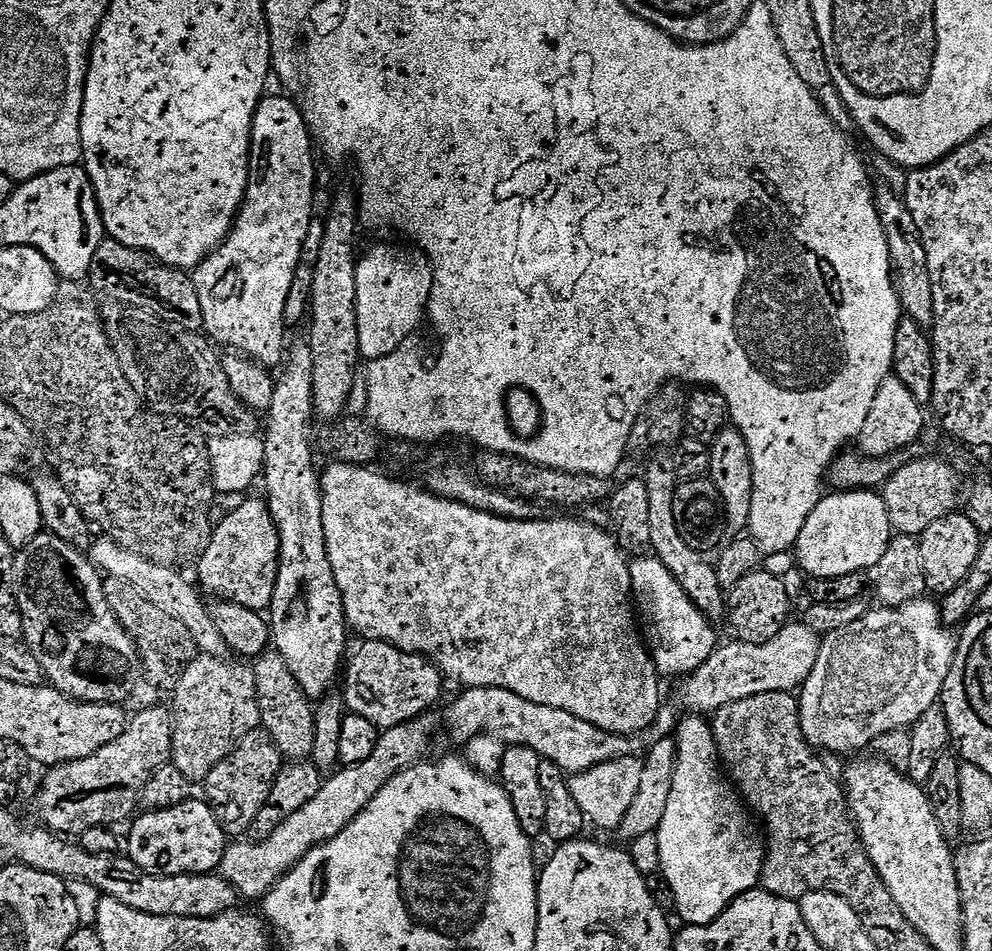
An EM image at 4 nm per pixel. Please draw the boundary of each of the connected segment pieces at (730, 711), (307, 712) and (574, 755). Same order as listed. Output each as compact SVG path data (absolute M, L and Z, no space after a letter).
M793 693L754 694L750 698L730 702L714 713L711 726L725 773L749 809L757 817L764 816L762 828L766 833L766 851L760 884L765 892L799 901L807 892L812 892L812 886L820 886L824 882L824 856L834 858L834 862L828 864L840 866L840 872L862 870L860 866L864 866L864 862L852 858L854 840L850 838L850 834L838 834L838 826L850 826L854 823L846 803L845 789L837 777L835 780L828 773L827 766L820 764L816 757L819 755L804 737L804 731L800 728L800 701Z
M269 650L257 657L252 666L255 674L256 697L259 702L263 731L268 732L281 755L292 762L307 761L314 750L315 707L311 699L298 686L285 659L279 652Z
M464 688L462 694L444 712L444 728L448 736L459 746L478 735L488 733L506 745L529 747L547 761L557 764L564 772L591 773L599 764L620 762L623 756L640 748L639 739L632 736L619 736L602 730L582 718L574 718L566 710L554 706L538 706L510 690L501 688Z

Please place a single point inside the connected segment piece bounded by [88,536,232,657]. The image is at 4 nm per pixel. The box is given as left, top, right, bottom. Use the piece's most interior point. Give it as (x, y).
(168, 591)

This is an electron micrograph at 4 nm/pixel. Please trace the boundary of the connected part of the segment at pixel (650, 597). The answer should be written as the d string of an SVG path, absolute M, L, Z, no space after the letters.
M644 554L633 559L628 569L635 607L643 623L644 620L648 623L646 643L656 671L664 678L687 677L695 668L702 666L702 662L706 662L706 658L710 658L710 654L718 647L716 632L712 629L715 628L713 621L696 609L670 570L666 570L664 563L656 559L655 555Z

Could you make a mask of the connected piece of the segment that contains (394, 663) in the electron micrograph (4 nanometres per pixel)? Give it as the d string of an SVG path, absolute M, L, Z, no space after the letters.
M364 640L361 645L356 653L355 651L351 653L346 664L346 671L342 676L344 706L351 715L366 718L383 730L404 724L408 720L415 720L417 716L433 711L431 708L439 702L440 695L444 692L446 677L431 660L426 659L425 656L417 656L415 652L404 652L401 648L396 648L393 644L387 644L381 640Z

